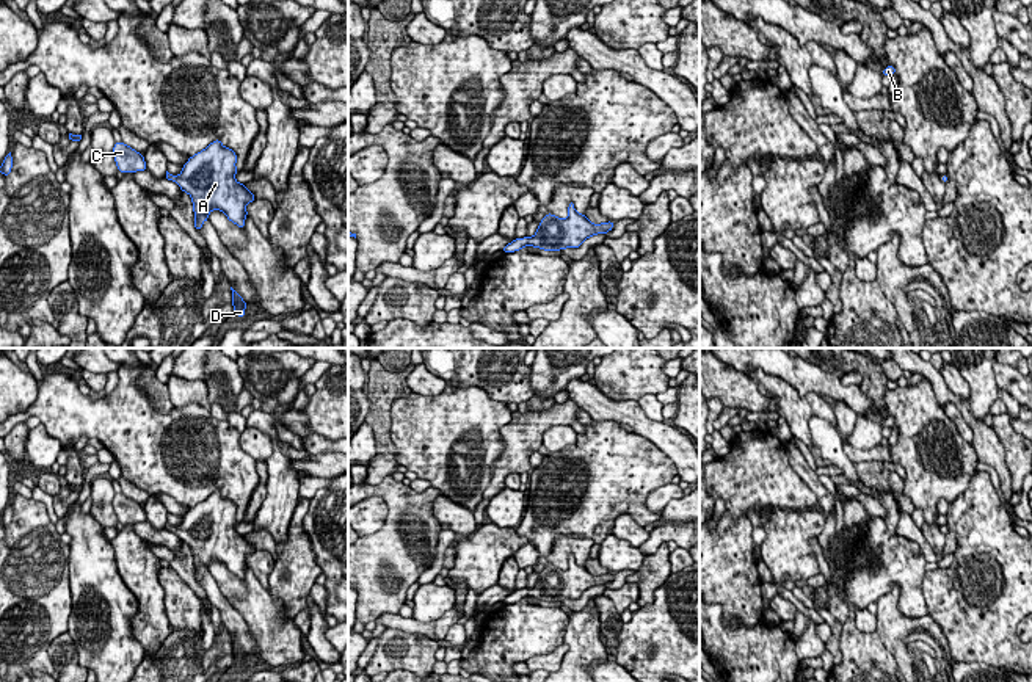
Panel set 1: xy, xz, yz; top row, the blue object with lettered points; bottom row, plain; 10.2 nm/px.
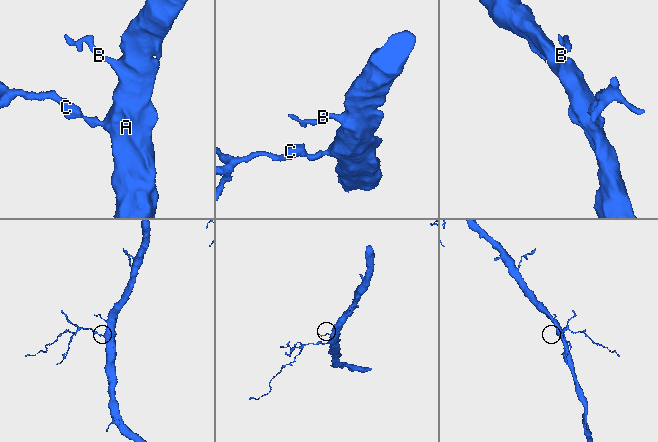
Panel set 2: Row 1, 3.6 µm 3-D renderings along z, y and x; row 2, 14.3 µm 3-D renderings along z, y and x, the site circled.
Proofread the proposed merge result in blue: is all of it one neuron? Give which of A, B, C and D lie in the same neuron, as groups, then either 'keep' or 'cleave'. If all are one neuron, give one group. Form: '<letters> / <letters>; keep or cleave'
A B C D; keep

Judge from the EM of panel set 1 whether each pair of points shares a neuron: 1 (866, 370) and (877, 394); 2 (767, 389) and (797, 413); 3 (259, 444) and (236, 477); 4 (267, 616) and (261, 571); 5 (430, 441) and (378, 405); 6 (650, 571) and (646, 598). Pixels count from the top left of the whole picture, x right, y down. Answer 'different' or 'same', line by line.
1: same
2: same
3: different
4: different
5: different
6: same

